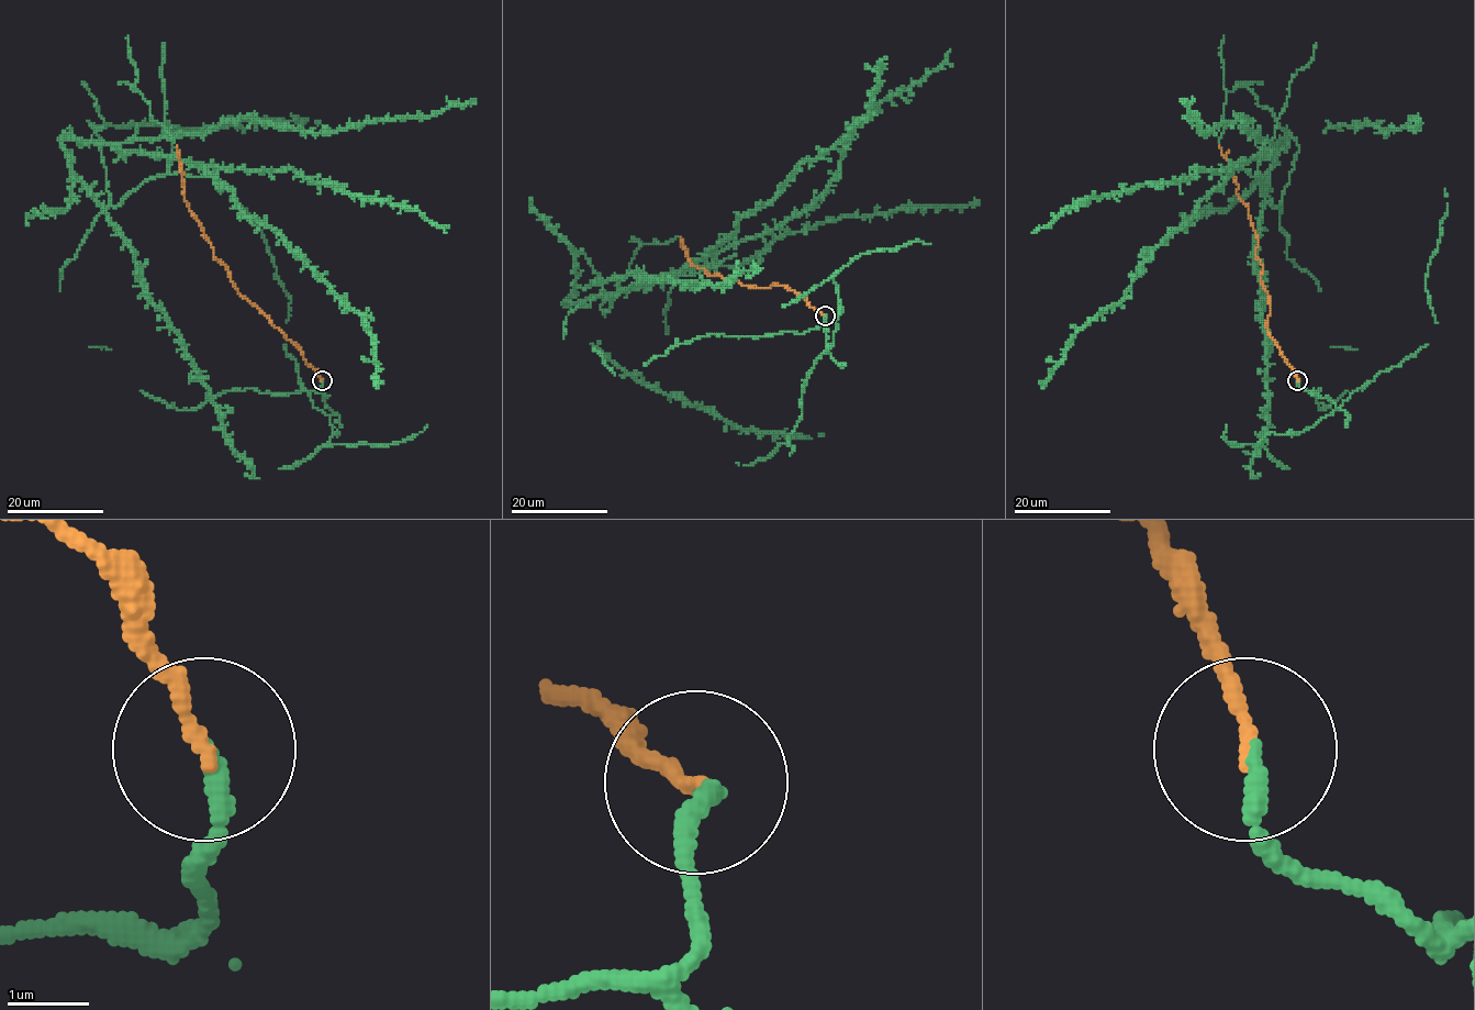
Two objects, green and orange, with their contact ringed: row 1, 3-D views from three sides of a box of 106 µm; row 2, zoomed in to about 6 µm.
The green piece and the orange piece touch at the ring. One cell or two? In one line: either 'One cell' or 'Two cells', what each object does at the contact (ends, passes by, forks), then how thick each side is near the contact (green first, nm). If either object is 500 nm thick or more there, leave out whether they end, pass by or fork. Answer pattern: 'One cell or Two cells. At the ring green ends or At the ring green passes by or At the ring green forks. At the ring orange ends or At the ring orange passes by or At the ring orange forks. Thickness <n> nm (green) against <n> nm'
One cell. At the ring green ends. At the ring orange ends. Thickness 220 nm (green) against 170 nm

